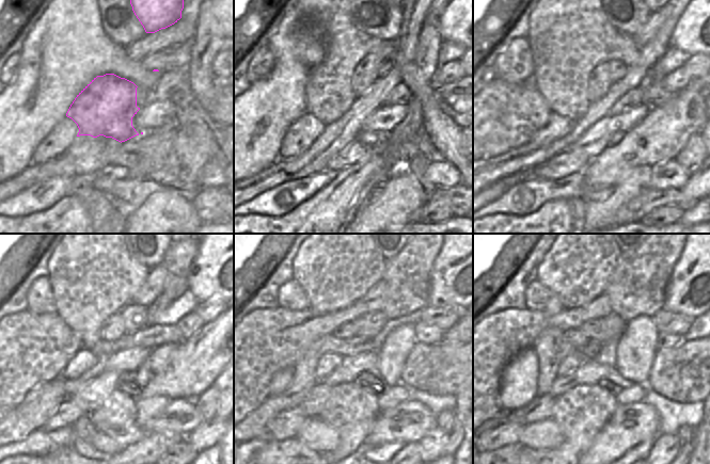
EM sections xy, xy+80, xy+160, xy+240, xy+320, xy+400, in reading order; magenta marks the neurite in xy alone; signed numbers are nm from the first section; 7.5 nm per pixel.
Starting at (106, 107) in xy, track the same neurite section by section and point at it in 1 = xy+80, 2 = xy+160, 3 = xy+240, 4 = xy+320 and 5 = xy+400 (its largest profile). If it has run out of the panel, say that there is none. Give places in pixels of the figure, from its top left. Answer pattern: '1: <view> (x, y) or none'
1: xy+80 (369, 138)
2: xy+160 (618, 136)
3: xy+240 (144, 373)
4: xy+320 (399, 341)
5: xy+400 (636, 348)

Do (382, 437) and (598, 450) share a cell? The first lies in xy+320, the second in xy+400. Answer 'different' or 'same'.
same

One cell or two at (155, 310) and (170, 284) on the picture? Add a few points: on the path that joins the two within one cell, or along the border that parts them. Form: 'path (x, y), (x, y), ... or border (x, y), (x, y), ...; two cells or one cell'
path (160, 304), (168, 297), (170, 290); one cell

